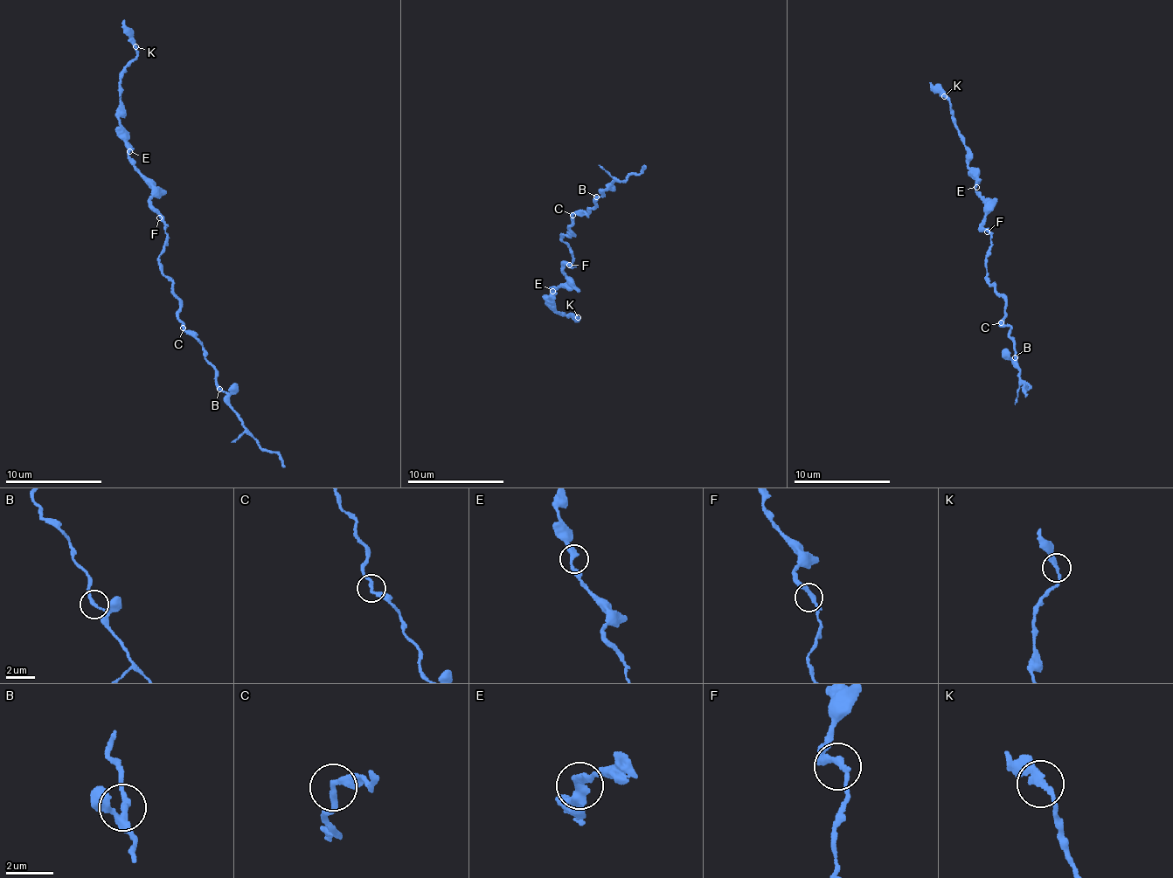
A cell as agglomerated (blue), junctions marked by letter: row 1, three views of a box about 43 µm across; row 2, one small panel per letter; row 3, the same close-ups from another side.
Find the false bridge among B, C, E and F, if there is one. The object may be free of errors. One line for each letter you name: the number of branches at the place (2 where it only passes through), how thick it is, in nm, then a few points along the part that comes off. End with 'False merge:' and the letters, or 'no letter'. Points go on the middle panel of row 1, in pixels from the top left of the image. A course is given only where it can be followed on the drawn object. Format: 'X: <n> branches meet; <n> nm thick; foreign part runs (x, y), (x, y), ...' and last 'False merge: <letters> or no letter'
False merge: no letter

